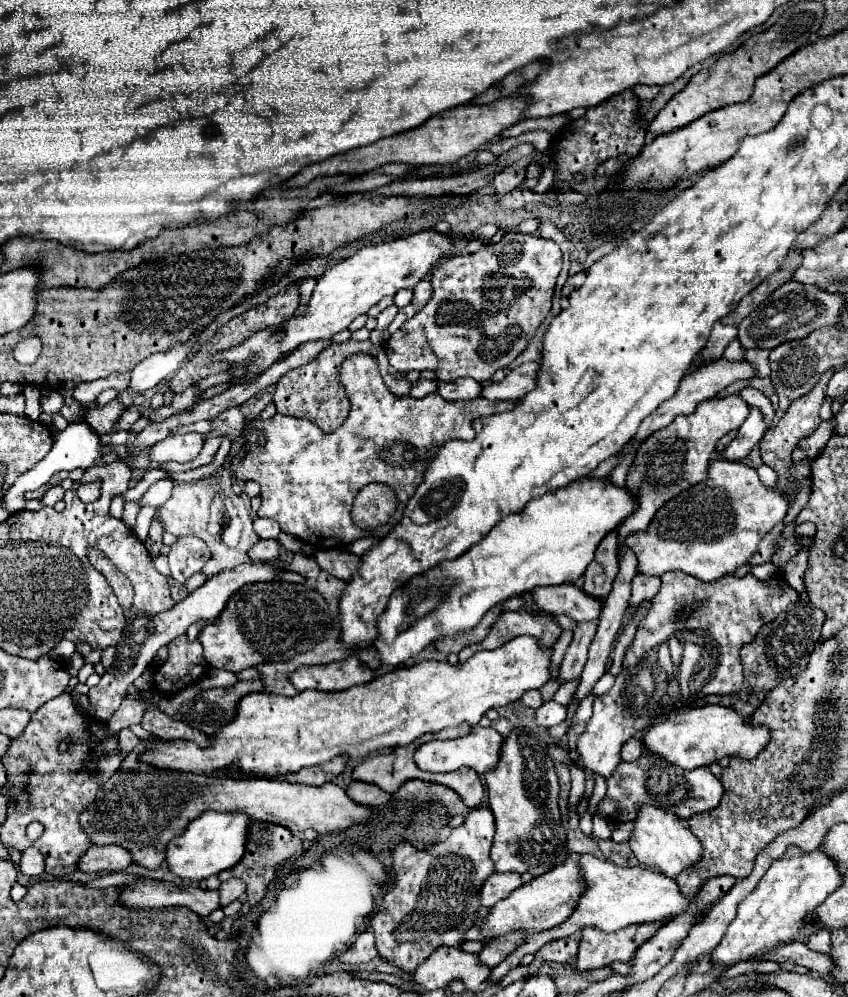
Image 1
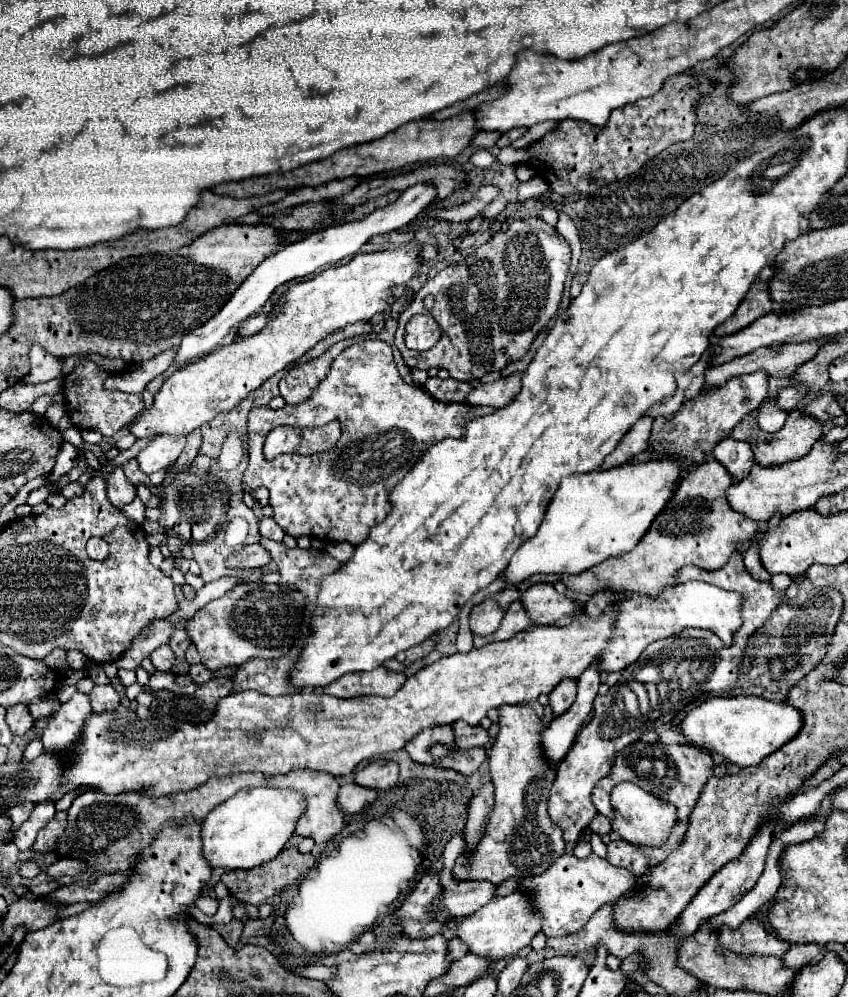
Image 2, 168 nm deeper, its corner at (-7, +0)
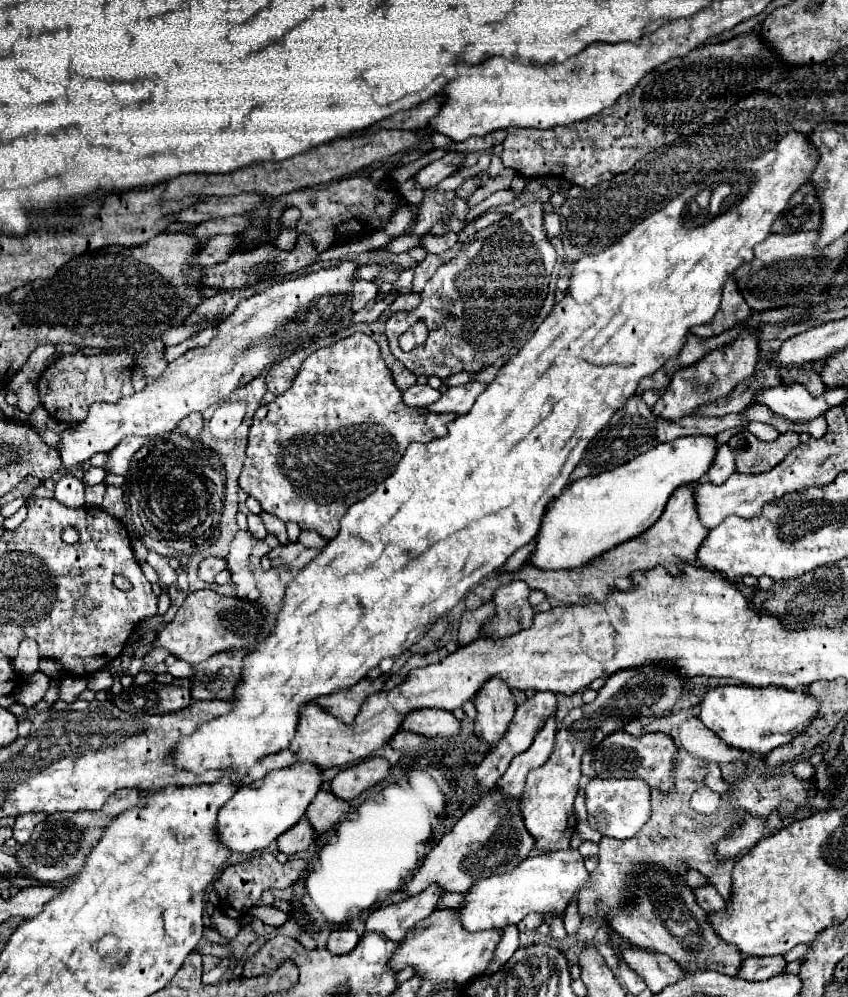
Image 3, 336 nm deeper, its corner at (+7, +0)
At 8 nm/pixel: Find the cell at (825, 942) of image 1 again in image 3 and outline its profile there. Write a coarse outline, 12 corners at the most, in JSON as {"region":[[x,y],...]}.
{"region":[[781,955],[745,957],[741,973],[747,981],[775,977],[787,967]]}

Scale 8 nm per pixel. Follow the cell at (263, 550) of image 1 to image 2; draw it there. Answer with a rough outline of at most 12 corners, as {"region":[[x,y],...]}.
{"region":[[259,543],[227,559],[231,569],[253,569],[271,563]]}

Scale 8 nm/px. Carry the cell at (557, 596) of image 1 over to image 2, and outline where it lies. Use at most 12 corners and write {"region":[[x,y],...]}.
{"region":[[551,583],[531,585],[521,603],[533,625],[553,625],[579,607]]}

